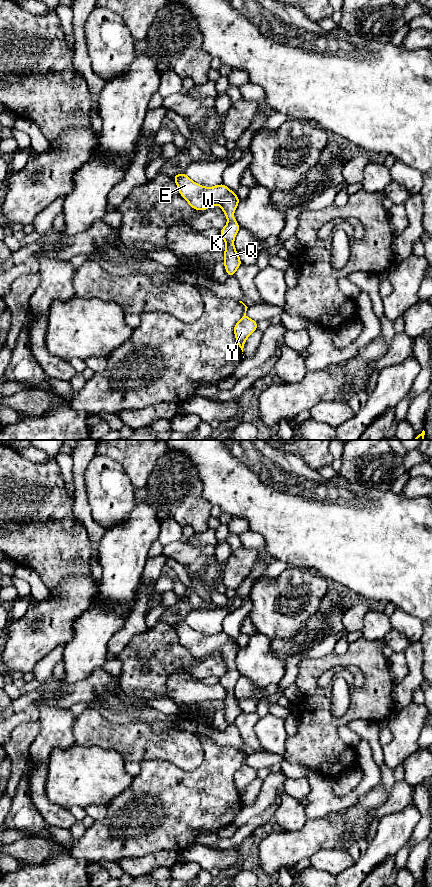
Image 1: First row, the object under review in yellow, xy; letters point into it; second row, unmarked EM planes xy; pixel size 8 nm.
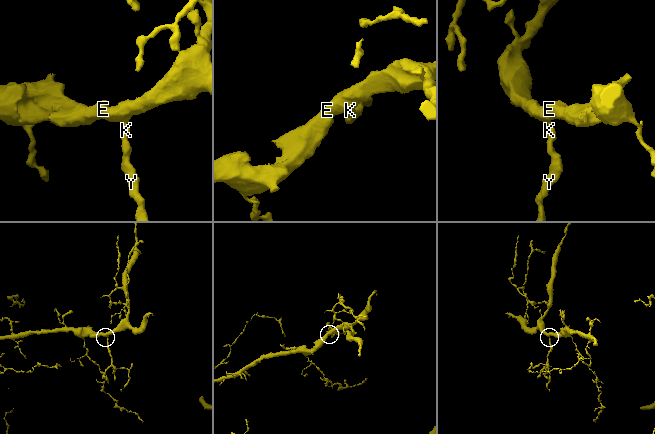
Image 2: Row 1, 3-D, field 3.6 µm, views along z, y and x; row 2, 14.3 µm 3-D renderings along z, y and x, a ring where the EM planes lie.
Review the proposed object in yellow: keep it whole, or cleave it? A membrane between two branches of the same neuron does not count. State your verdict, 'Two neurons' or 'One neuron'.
One neuron

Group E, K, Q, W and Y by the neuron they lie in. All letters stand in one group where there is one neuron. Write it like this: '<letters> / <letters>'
E K Q W Y

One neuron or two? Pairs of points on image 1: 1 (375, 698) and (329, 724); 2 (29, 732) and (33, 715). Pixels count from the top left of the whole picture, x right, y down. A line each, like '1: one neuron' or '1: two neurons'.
1: one neuron
2: two neurons

